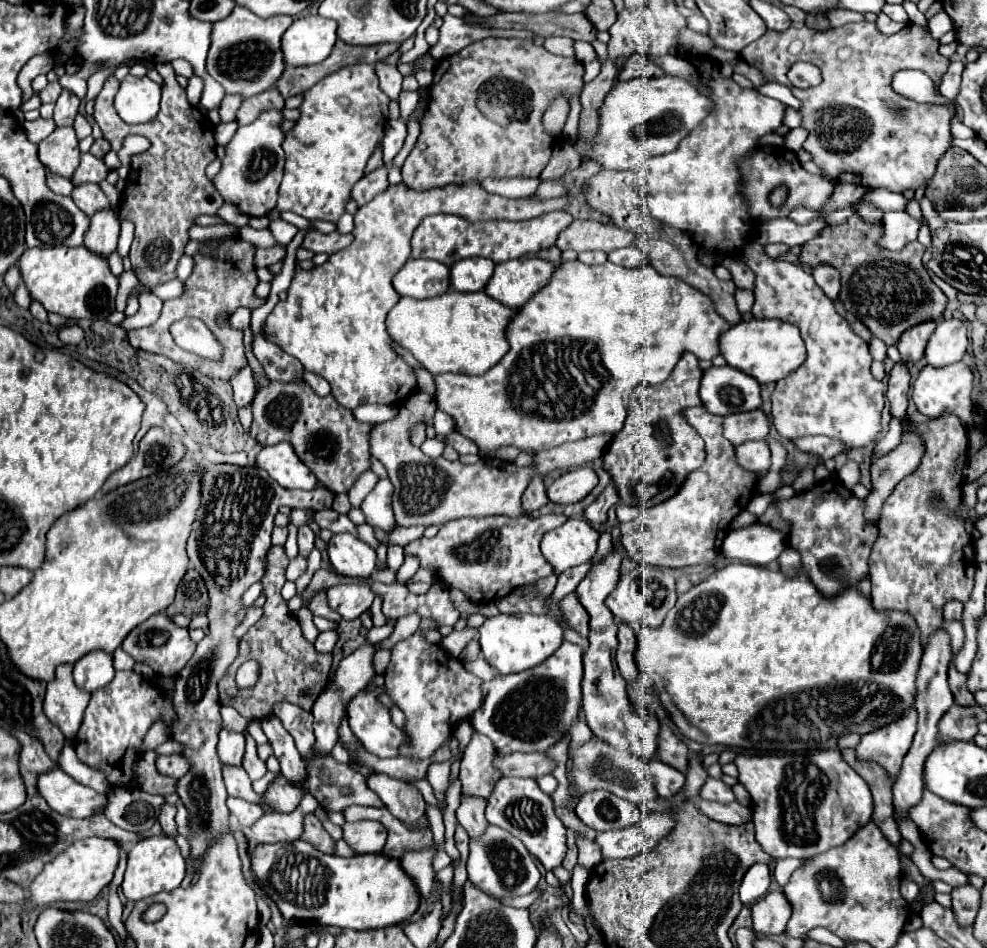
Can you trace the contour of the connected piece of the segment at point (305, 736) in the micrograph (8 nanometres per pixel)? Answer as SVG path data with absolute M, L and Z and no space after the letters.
M278 702L278 704L274 704L274 716L278 716L282 726L292 734L298 752L302 756L308 756L312 746L314 746L314 732L312 732L310 712L298 708L294 704Z

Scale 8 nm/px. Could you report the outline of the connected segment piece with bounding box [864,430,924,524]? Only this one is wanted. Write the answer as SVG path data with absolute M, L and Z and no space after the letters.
M906 430L902 434L900 446L896 450L892 450L888 456L884 456L872 464L872 490L864 498L866 522L874 524L878 520L882 504L886 502L886 498L894 490L894 486L904 476L914 472L914 466L920 464L922 450L924 450L922 440L916 434Z

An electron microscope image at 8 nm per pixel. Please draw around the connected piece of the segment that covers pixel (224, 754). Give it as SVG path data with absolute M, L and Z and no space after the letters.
M220 730L220 742L218 742L218 756L224 764L240 766L244 756L244 736L230 730Z

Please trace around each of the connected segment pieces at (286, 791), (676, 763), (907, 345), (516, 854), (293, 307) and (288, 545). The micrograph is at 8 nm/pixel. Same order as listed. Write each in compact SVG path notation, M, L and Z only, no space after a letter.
M282 774L276 776L268 786L268 790L264 792L266 804L270 804L270 808L274 808L274 812L280 814L294 812L294 808L300 804L304 794L306 788L294 788L294 784L290 784L290 780L286 780Z
M662 726L656 758L660 762L664 762L664 764L668 764L668 766L672 766L672 768L676 768L676 770L686 774L688 762L690 762L688 756L690 756L688 746L680 738L676 738L668 726Z
M924 322L924 324L918 324L912 330L902 334L902 338L900 338L900 342L896 346L900 350L902 360L906 360L906 364L918 362L924 356L926 342L928 342L930 334L934 332L934 328L936 328L934 322Z
M492 824L486 826L486 832L482 836L470 838L470 854L468 854L466 870L474 886L494 896L524 896L530 894L540 882L540 872L526 846L504 828Z
M404 184L388 186L386 192L378 194L372 202L358 208L354 216L354 242L332 254L330 260L314 270L298 268L292 286L288 288L288 298L278 302L276 308L268 314L264 322L264 336L270 342L276 342L284 352L292 354L302 362L308 372L314 372L326 378L332 386L332 396L338 404L346 408L356 408L360 404L398 404L398 396L410 396L416 390L416 374L412 366L408 366L402 356L398 356L392 348L392 338L386 332L386 314L390 308L400 300L398 292L392 286L394 274L404 266L410 258L410 238L414 228L422 222L424 216L430 214L454 214L462 216L468 222L482 222L482 220L528 220L552 210L562 210L568 206L568 198L552 198L552 200L536 200L536 198L518 198L508 200L496 194L488 194L482 190L480 184L466 184L466 186L438 186L424 192L416 192L406 188Z
M291 521L288 523L287 527L289 530L289 535L284 545L284 549L289 559L292 559L299 554L298 544L297 544L298 529L291 523Z

